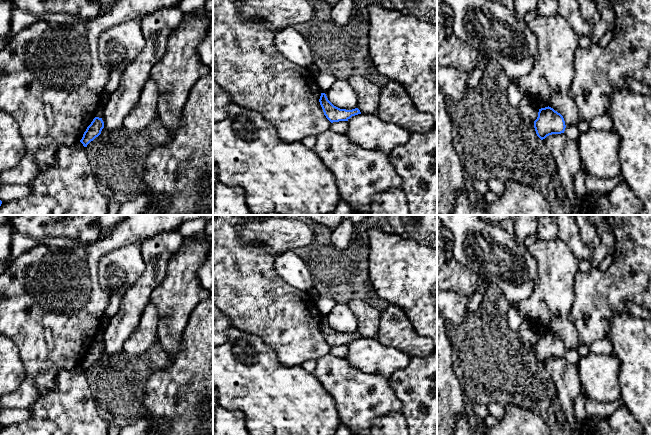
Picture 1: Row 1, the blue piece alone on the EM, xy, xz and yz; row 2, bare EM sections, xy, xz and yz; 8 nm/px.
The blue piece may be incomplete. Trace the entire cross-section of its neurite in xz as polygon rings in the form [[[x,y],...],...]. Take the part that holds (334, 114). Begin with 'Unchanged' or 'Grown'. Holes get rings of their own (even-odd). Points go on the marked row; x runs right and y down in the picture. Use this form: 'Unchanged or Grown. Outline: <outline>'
Unchanged. Outline: [[[321,93],[319,99],[324,115],[331,122],[348,121],[352,116],[361,114],[358,108],[352,110],[340,109],[334,106],[327,98],[325,93]]]

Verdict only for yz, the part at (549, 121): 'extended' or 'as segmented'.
as segmented

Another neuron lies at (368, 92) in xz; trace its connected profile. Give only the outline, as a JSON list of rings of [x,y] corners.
[[[361,74],[348,78],[350,85],[358,96],[357,108],[362,114],[377,114],[382,88]]]

